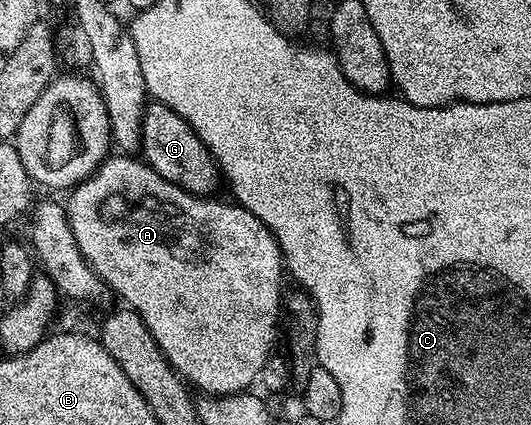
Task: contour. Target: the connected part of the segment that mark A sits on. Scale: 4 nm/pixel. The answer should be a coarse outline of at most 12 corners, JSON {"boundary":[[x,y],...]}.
{"boundary":[[131,154],[70,189],[87,264],[192,389],[272,355],[285,265]]}

